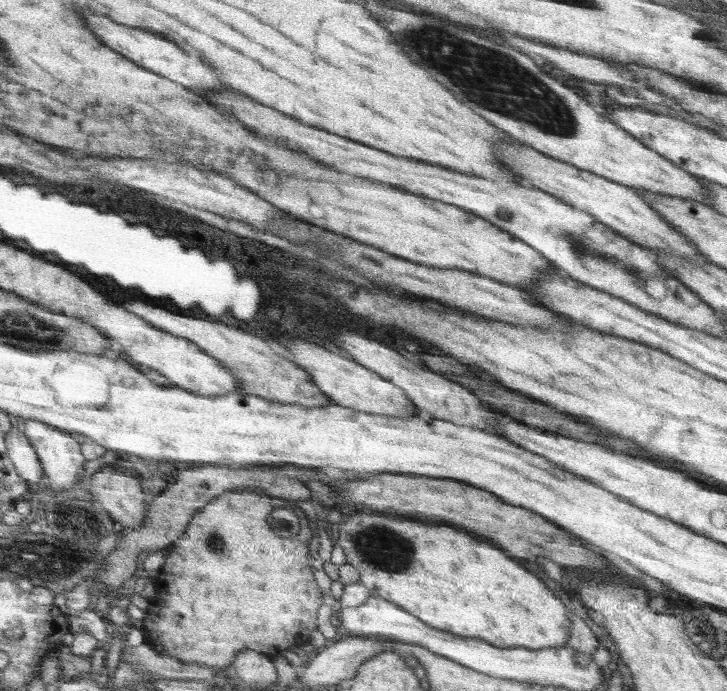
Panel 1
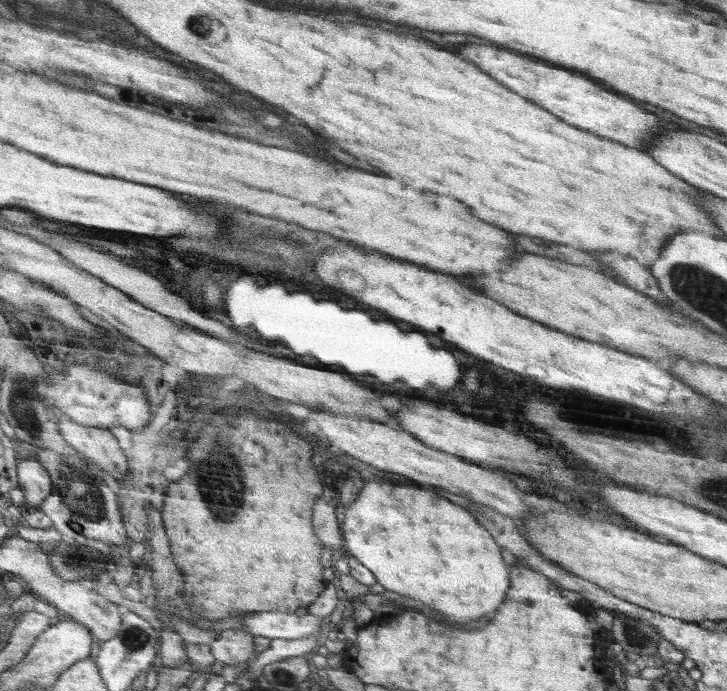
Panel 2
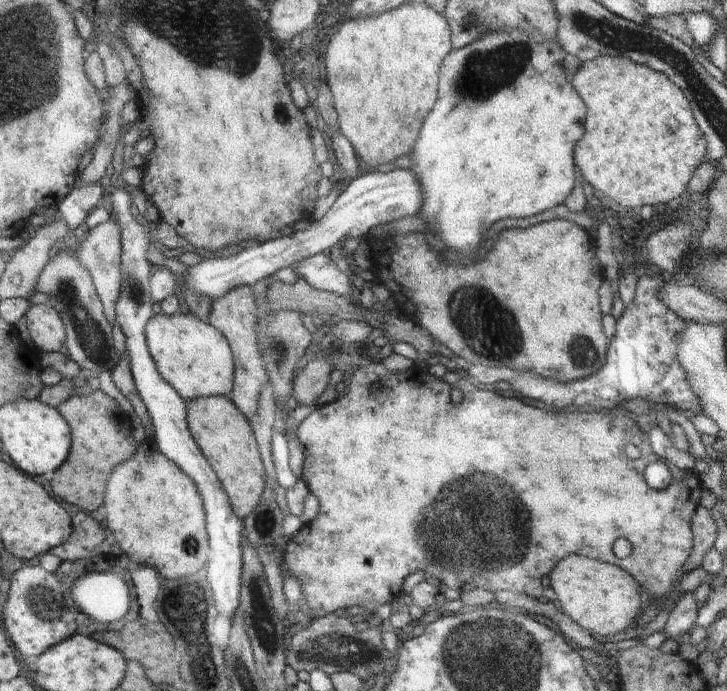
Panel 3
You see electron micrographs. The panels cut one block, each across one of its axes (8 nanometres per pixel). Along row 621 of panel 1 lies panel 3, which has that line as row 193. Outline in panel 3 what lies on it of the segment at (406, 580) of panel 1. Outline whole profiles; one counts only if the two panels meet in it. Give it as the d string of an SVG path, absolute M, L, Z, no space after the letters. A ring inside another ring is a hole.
M500 30L500 32L488 32L486 36L468 44L467 47L452 49L452 56L444 60L444 68L439 68L440 74L440 104L436 104L436 112L428 116L428 124L424 124L424 132L420 132L420 144L412 150L413 170L424 186L424 216L422 220L430 226L434 234L454 252L468 254L474 248L478 248L482 234L498 220L504 218L530 218L544 210L554 208L566 200L566 196L574 188L574 162L572 162L572 150L574 144L582 138L582 122L586 114L587 106L580 100L579 92L574 92L570 80L564 78L562 70L562 54L558 48L560 42L557 38L548 40L548 36L540 32L520 32L520 30Z

